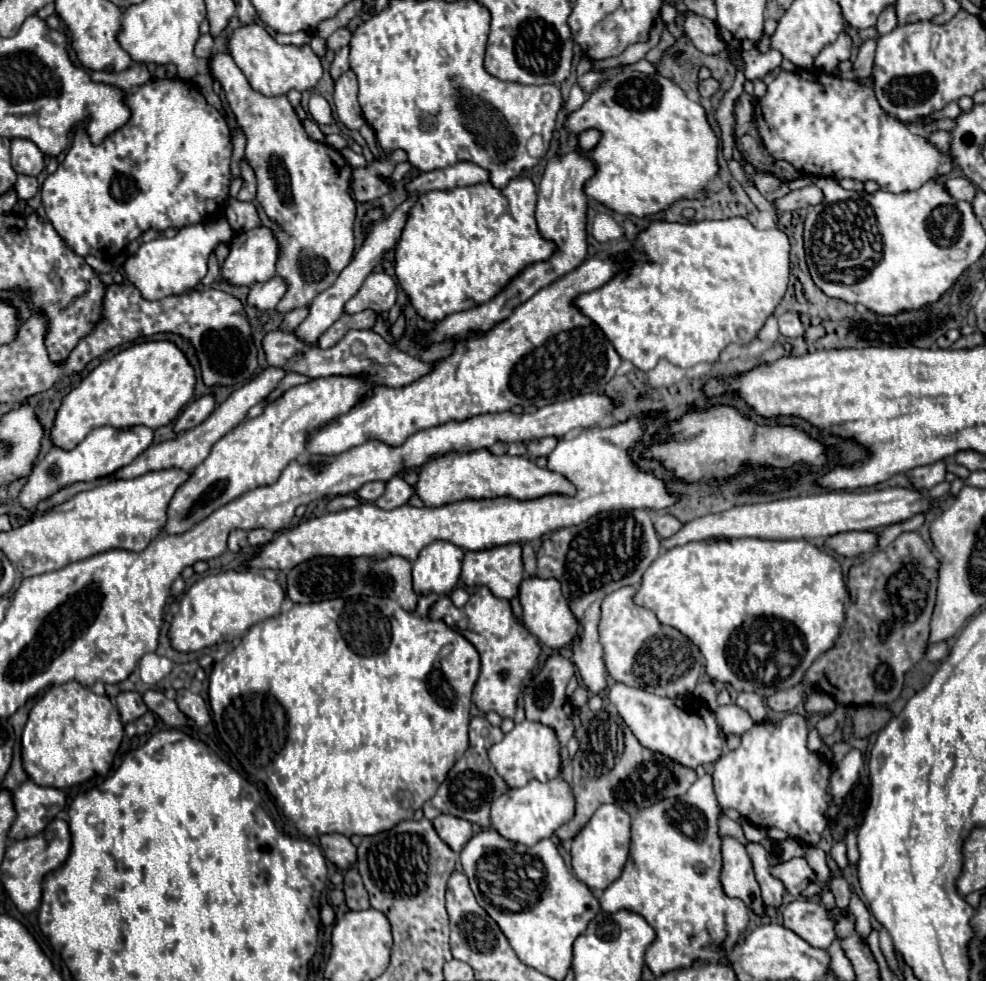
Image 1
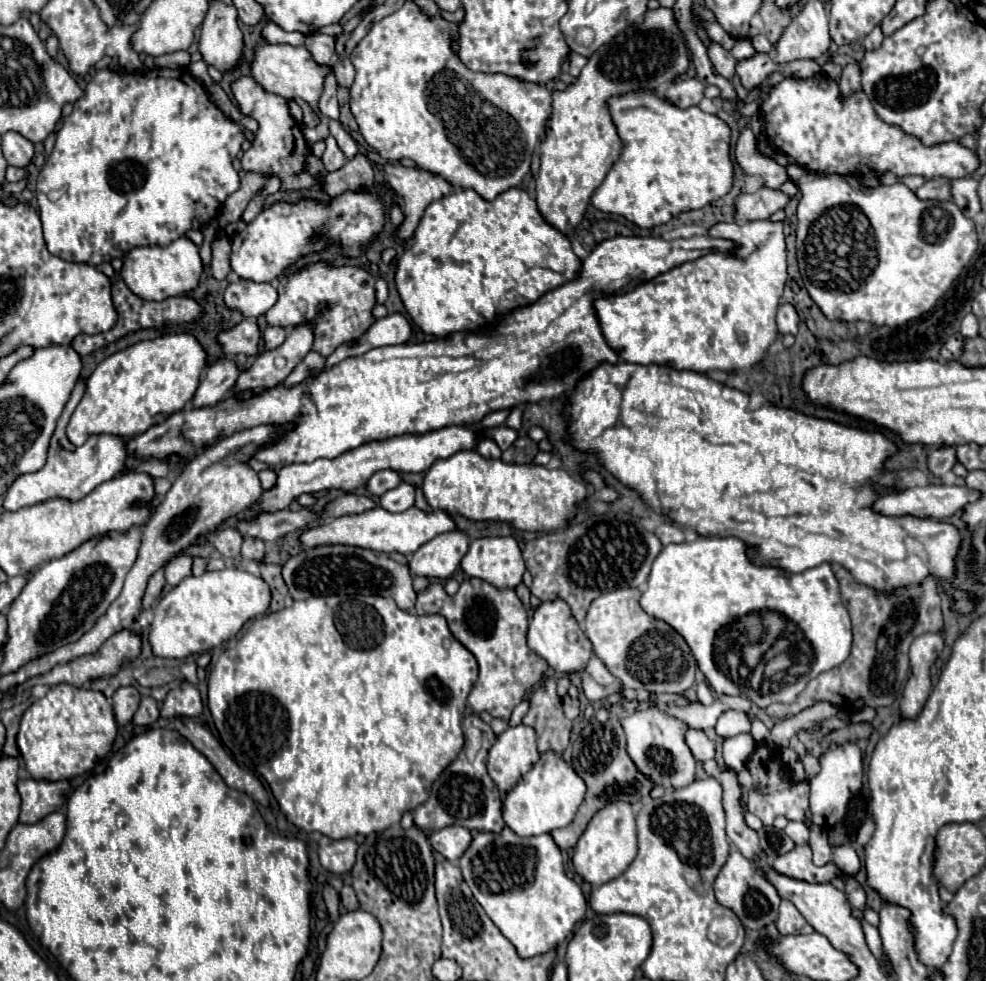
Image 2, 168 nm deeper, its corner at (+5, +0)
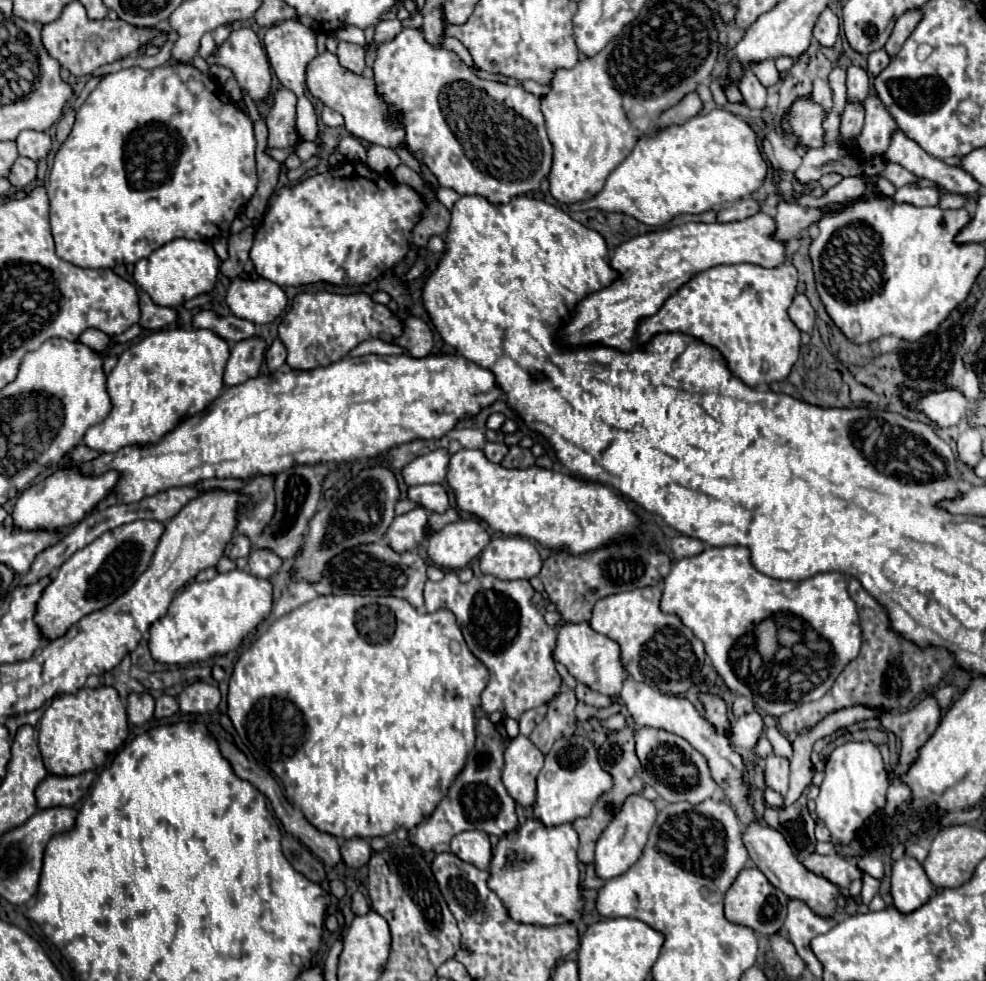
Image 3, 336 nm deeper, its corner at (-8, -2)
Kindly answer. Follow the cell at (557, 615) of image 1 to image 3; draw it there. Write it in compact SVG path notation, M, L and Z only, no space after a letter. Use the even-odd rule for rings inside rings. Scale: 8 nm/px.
M586 622L584 624L564 624L560 628L556 650L554 650L554 660L562 662L568 668L570 676L574 676L578 682L610 698L618 698L622 684L628 680L628 672L624 670L624 664L620 658L620 646L614 640L602 634L596 634Z

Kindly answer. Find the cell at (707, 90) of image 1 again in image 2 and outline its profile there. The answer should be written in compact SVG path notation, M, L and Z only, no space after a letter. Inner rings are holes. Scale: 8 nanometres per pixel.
M689 78L689 80L679 80L679 82L671 84L663 96L669 102L677 104L679 108L689 108L689 106L695 106L701 102L703 90L705 90L705 84L701 80Z

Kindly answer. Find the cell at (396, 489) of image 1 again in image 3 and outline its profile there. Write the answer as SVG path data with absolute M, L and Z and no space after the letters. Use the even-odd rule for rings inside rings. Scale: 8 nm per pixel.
M422 484L412 486L408 490L408 498L414 502L420 502L426 510L444 514L448 508L448 492L440 484Z

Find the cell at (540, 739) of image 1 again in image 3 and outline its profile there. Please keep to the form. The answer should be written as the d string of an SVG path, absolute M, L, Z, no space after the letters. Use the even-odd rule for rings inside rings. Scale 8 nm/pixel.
M518 736L504 752L506 764L502 782L508 794L520 806L532 806L536 800L536 776L544 764L542 752L526 736Z

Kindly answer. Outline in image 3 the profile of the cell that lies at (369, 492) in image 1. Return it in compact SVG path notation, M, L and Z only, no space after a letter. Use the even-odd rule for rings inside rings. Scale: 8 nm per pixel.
M438 448L430 454L424 454L424 456L412 460L402 470L402 478L408 486L442 482L448 472L448 462L450 462L450 452L444 448Z

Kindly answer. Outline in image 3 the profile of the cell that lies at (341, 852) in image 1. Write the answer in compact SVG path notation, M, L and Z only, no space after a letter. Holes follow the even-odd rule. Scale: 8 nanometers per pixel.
M350 838L350 840L344 840L342 846L340 846L340 854L342 854L342 860L346 866L352 866L352 868L362 868L368 864L370 860L370 846L366 840L362 838Z

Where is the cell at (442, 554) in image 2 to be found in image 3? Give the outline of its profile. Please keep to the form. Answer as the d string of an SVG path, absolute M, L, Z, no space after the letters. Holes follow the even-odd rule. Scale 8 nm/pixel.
M456 520L428 538L428 556L442 570L460 570L470 564L490 542L478 520Z

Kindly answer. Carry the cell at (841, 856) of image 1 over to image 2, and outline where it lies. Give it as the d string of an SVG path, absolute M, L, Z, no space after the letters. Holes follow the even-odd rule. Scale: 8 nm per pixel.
M841 844L833 848L833 864L847 876L855 876L861 868L859 856L851 844Z

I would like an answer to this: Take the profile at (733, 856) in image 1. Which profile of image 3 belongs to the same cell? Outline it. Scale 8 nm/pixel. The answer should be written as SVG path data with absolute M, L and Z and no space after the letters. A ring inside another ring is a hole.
M744 868L734 880L734 884L730 886L730 890L726 892L726 900L724 900L724 912L730 922L748 926L754 932L760 932L766 936L776 934L782 928L786 918L786 906L788 906L788 898L780 890L776 890L768 882L768 878L756 868Z

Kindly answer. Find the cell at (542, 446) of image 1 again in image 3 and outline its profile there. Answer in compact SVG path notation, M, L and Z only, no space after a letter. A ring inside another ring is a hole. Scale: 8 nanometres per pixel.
M510 446L510 452L504 456L504 460L500 464L504 468L530 468L536 464L536 458L532 456L532 452L528 448Z

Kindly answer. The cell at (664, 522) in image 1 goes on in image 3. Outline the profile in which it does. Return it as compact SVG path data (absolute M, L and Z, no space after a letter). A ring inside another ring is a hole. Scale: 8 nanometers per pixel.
M690 536L672 538L672 562L692 554L700 554L700 550L704 550L704 544L696 538L690 538Z

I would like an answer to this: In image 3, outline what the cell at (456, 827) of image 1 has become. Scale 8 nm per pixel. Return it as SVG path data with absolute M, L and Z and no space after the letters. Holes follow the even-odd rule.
M468 830L452 838L450 846L452 854L456 854L460 860L474 864L480 870L486 870L492 860L492 844L488 834L480 830Z

